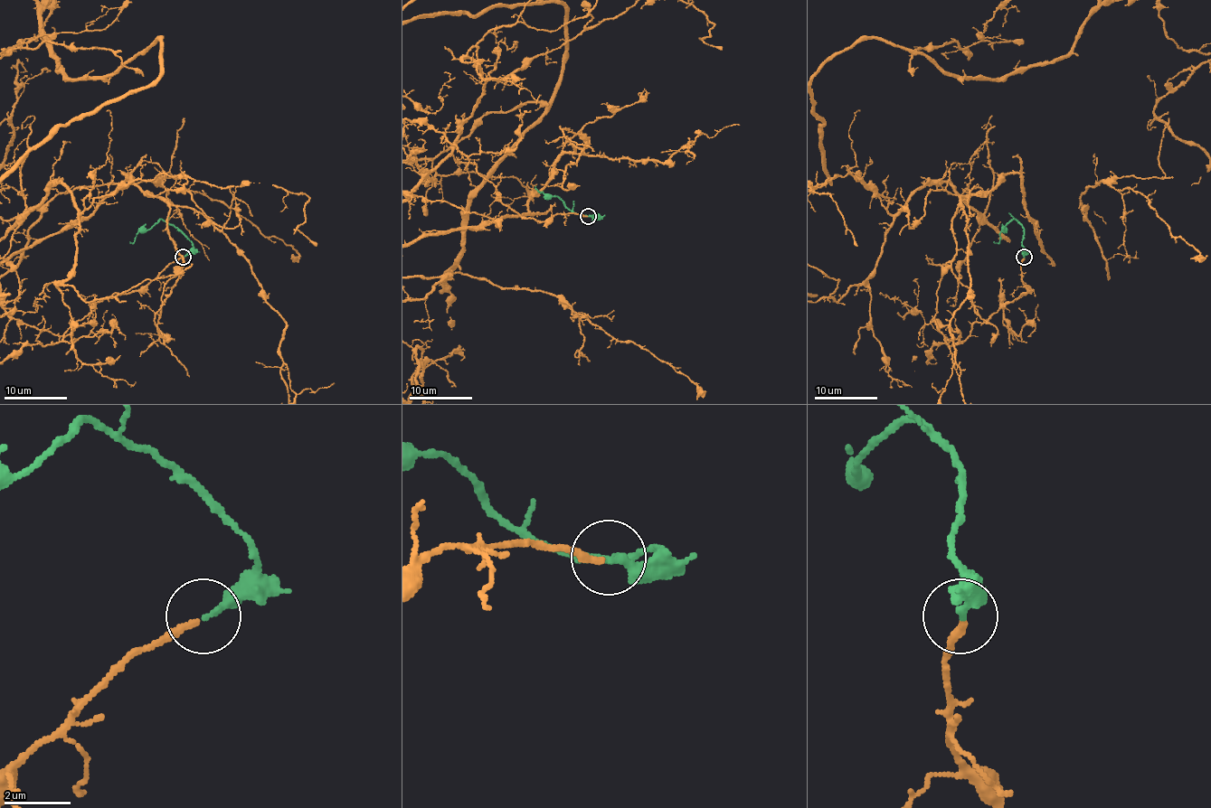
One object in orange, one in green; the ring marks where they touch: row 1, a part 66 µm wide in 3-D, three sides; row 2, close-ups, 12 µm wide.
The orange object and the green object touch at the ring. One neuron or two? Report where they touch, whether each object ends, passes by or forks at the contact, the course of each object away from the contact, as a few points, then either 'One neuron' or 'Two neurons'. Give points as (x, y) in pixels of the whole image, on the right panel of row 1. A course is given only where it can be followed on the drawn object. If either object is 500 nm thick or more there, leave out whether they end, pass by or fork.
Place: (1024, 257). At the ring orange ends. At the ring green ends. Course of green: (1023, 256), (1023, 228), (1015, 220), (1002, 229), (998, 243), (993, 241). One neuron

